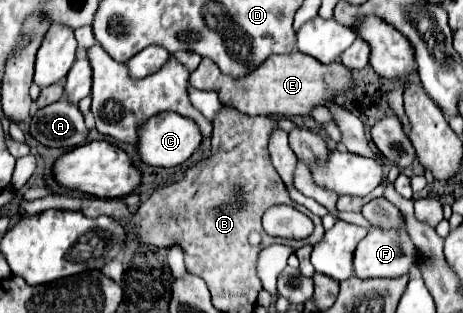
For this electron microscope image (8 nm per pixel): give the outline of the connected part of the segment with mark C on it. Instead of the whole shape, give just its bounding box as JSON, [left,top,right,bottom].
[138,112,202,166]

